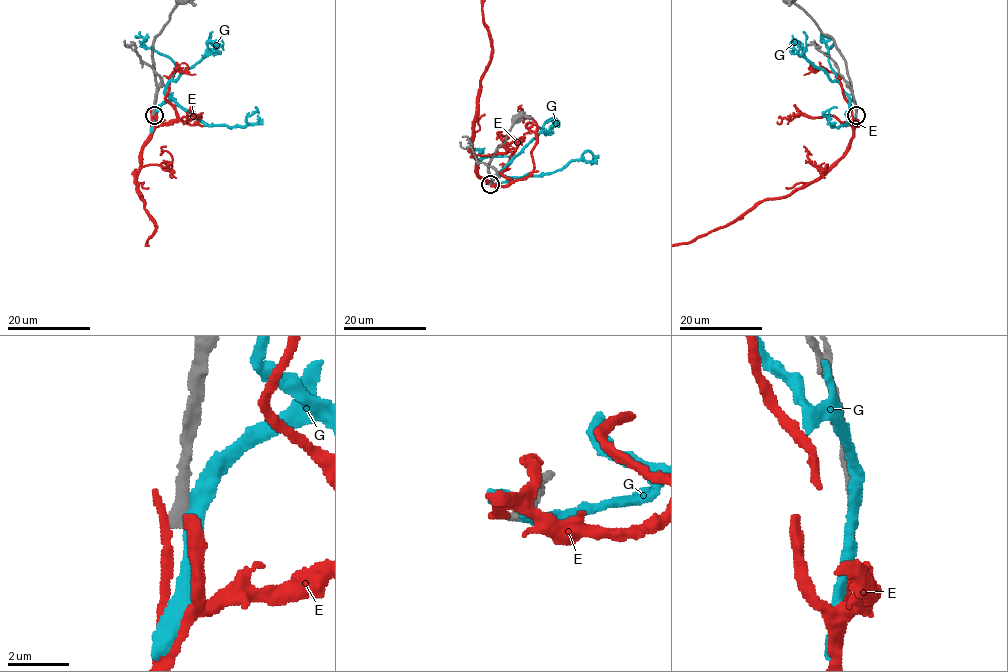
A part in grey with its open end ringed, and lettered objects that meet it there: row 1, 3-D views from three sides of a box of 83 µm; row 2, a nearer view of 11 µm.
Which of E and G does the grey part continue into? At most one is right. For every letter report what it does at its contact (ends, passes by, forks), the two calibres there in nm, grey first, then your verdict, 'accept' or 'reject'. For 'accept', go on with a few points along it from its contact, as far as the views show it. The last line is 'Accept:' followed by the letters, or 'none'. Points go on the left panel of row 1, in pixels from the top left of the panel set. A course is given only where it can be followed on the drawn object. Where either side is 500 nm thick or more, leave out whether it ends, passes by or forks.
E: it ends | 360/320 nm | reject
G: it passes by | 400/400 nm | reject
Accept: none

